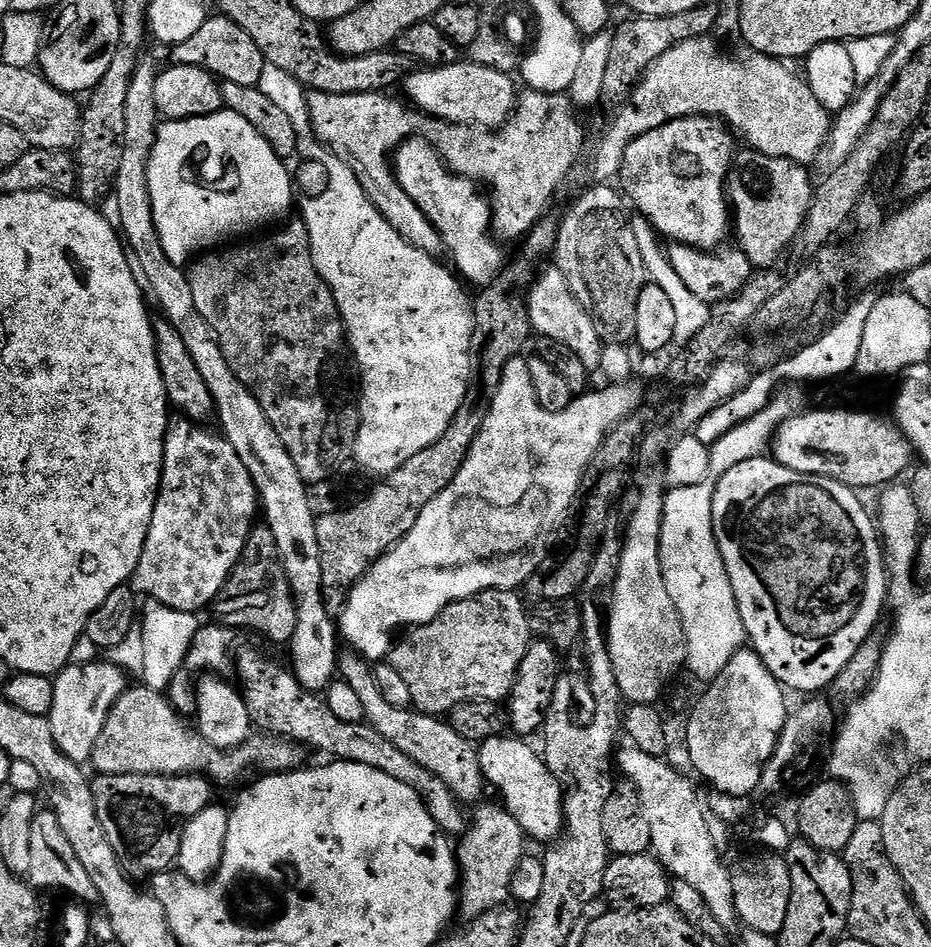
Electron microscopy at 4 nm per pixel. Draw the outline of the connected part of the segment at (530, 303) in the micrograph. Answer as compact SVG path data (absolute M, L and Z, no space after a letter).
M549 266L537 275L534 283L527 289L526 303L528 317L532 323L532 331L536 336L554 338L554 342L562 342L562 346L570 346L578 358L589 370L599 369L605 343L601 340L594 322L590 322L590 314L582 310L578 298L570 290L570 282L560 273L559 268Z

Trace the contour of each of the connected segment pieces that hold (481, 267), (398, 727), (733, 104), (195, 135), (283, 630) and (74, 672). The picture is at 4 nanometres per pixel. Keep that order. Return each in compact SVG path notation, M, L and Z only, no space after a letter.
M423 138L405 140L396 149L391 162L396 181L402 190L406 190L414 206L418 206L418 210L422 210L424 217L432 223L440 235L443 251L452 255L451 263L455 271L469 285L491 284L505 267L506 259L503 250L499 248L501 245L497 237L492 233L492 206L482 195L481 185L475 180L467 180L464 176L450 172L431 142Z
M344 650L338 656L338 676L341 681L349 684L350 688L358 694L359 701L362 702L364 720L382 738L394 742L398 750L410 754L418 766L426 766L430 774L442 778L446 786L462 802L468 800L479 801L480 791L486 788L486 781L482 776L482 766L480 765L480 754L477 745L473 741L462 738L458 730L454 730L451 724L435 716L425 716L422 712L409 710L407 708L395 708L378 694L378 684L374 682L372 673L373 665L362 656L357 656L351 650Z
M707 35L697 40L681 40L673 48L666 50L666 54L662 54L662 58L654 62L654 66L645 70L644 77L632 91L632 97L609 122L608 129L596 148L596 172L604 179L601 181L612 182L619 177L626 146L630 146L634 138L642 138L642 134L650 134L650 130L658 130L658 126L666 126L687 116L711 116L712 119L727 124L741 141L744 139L748 143L745 145L753 152L786 158L805 166L815 165L819 161L832 129L833 117L815 97L807 79L799 71L791 72L788 69L791 67L785 61L776 60L773 56L763 56L760 52L748 50L745 51L745 56L735 60L734 57L719 52L712 45L712 39L711 35Z
M221 110L202 118L169 120L161 123L156 129L156 145L150 154L148 163L148 186L154 214L154 226L158 230L158 238L162 242L162 250L166 250L166 258L170 258L170 262L175 264L187 265L197 254L203 254L217 246L227 245L231 241L228 240L231 236L247 237L244 236L247 232L252 232L255 228L260 228L263 224L278 219L279 216L287 217L289 215L287 212L292 208L292 196L294 197L294 176L288 167L289 165L285 161L278 158L278 154L274 154L274 150L270 150L270 142L266 142L266 138L262 138L258 134L258 130L254 130L254 126L250 126L250 122L246 122L246 118L238 118L238 114L233 112Z
M266 526L253 527L246 546L222 590L210 605L215 623L233 630L249 628L276 644L291 645L294 626L298 626L296 595L290 590L286 570L280 561L274 534Z
M101 662L101 664L76 664L69 663L55 677L52 686L52 705L47 714L50 734L54 736L54 742L62 754L66 754L74 763L83 765L89 759L98 742L98 734L102 732L102 726L106 726L106 718L110 710L118 702L118 698L129 687L130 680L125 671L113 664Z

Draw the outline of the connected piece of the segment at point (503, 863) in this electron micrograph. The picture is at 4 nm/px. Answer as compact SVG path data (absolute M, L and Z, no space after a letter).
M495 803L479 805L481 808L477 810L476 817L471 817L455 849L458 865L458 912L468 922L477 920L484 912L503 908L509 903L511 879L526 855L526 837L522 826L518 826L503 803Z

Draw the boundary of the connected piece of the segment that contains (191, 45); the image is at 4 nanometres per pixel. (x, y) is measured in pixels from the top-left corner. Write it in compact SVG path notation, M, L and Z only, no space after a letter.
M223 14L209 15L208 20L202 22L202 27L191 38L186 38L186 42L171 45L170 52L172 64L198 66L225 84L251 88L259 85L266 63L262 50L258 50L254 38L250 38L250 34L246 34L246 30L238 26L238 22Z

